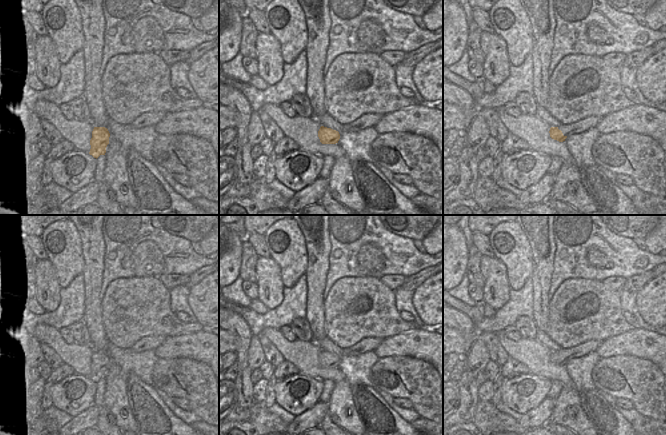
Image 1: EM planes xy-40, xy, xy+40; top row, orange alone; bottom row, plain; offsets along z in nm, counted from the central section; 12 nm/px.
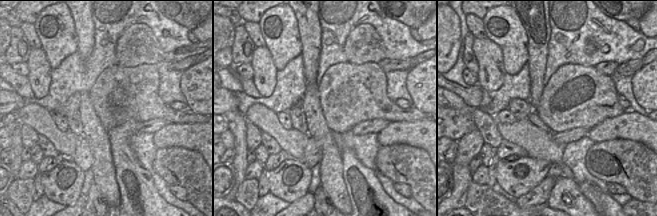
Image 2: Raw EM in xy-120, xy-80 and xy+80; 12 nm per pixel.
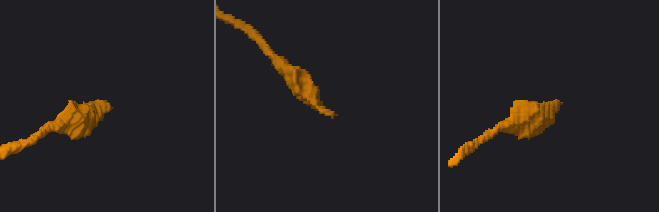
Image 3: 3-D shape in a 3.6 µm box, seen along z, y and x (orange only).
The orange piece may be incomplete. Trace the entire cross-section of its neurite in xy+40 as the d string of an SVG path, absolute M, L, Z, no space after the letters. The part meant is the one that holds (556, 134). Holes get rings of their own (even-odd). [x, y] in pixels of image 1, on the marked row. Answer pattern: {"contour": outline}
{"contour": "M590 116L572 124L561 124L558 127L551 127L549 131L550 137L563 142L569 135L580 134L590 128L596 127L602 118L603 116Z"}

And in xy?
{"contour": "M321 126L318 131L318 137L322 144L336 144L340 139L338 131Z"}

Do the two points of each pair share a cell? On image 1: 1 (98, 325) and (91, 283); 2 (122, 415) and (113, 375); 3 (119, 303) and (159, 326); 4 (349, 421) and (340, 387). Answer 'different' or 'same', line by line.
1: same
2: same
3: same
4: same

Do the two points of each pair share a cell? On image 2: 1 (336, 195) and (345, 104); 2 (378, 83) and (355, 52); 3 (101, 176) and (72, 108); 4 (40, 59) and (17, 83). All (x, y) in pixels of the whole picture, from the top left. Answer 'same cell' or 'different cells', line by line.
1: different cells
2: different cells
3: different cells
4: different cells

